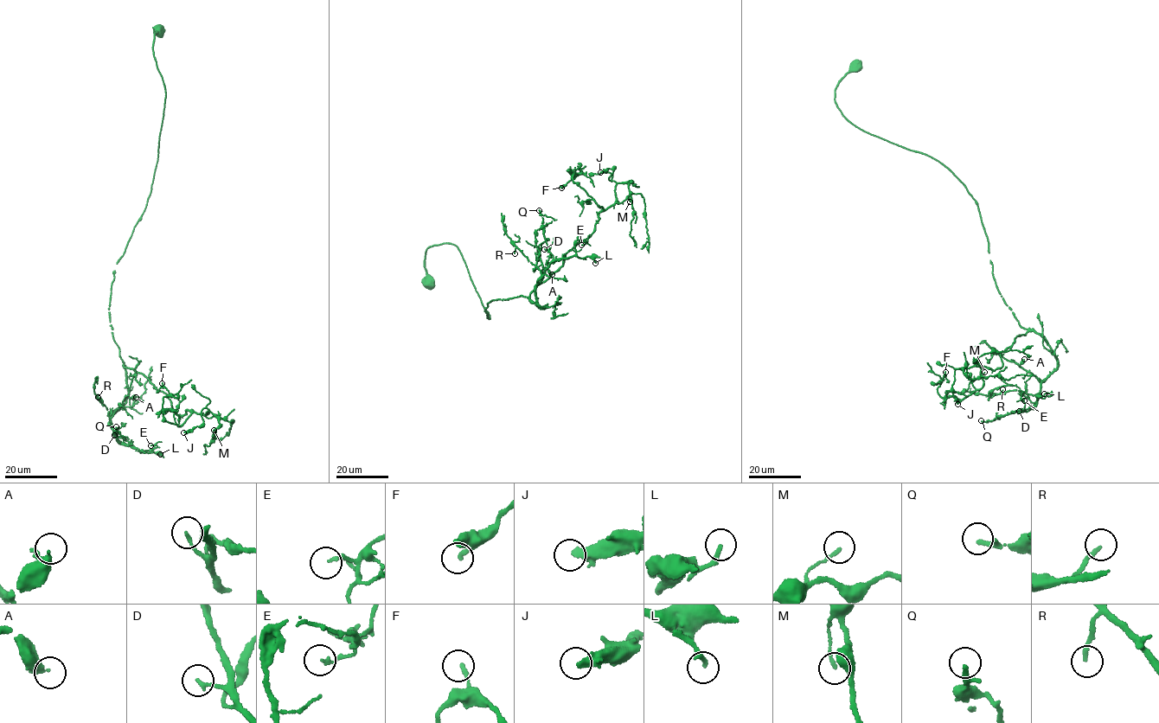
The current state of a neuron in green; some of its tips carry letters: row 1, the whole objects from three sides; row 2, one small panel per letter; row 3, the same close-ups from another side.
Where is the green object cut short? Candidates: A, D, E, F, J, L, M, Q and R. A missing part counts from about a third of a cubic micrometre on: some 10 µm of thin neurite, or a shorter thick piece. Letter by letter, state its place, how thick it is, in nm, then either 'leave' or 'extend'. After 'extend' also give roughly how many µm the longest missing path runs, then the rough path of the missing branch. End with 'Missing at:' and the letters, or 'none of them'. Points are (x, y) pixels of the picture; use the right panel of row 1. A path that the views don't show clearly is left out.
A: place (1024, 359); calibre 320 nm; leave
D: place (1019, 411); calibre 150 nm; leave
E: place (1024, 400); calibre 130 nm; leave
F: place (945, 372); calibre 180 nm; leave
J: place (957, 404); calibre 400 nm; leave
L: place (1044, 393); calibre 220 nm; leave
M: place (984, 372); calibre 150 nm; leave
Q: place (981, 420); calibre 180 nm; extend; missing 10 µm
R: place (1002, 389); calibre 190 nm; leave
Missing at: Q

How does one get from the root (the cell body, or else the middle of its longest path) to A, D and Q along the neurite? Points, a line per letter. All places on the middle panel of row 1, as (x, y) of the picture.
A: (429, 281), (429, 246), (456, 246), (488, 318), (493, 299), (547, 307), (535, 285), (552, 274)
D: (429, 281), (427, 249), (450, 243), (488, 318), (493, 299), (546, 308), (544, 249)
Q: (429, 281), (427, 249), (450, 243), (488, 318), (493, 299), (547, 307), (535, 292), (553, 257), (539, 210)

